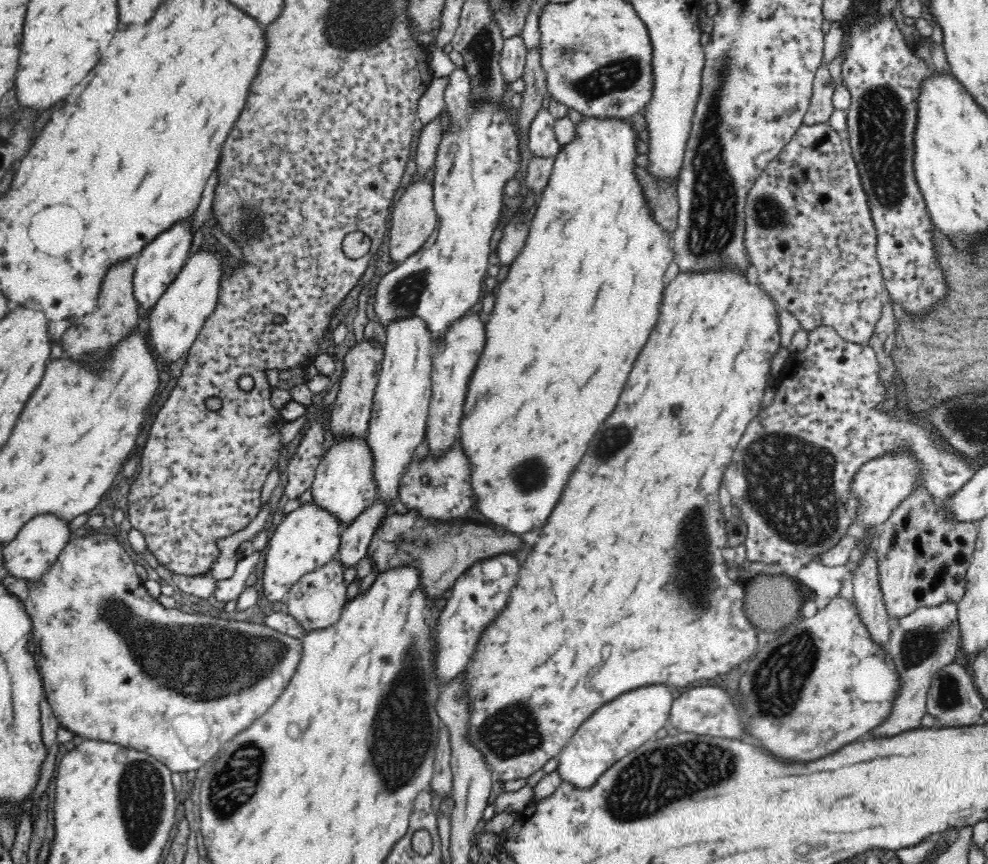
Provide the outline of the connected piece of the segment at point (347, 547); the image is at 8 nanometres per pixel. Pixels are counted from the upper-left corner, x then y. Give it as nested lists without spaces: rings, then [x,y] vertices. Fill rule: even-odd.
[[[376,500],[351,525],[342,529],[336,558],[344,569],[354,567],[366,556],[374,530],[380,526],[382,518],[387,516],[386,510],[386,501]]]

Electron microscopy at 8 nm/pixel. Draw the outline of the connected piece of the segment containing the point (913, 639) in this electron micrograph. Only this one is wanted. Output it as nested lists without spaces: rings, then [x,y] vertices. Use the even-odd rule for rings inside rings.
[[[944,600],[935,607],[920,607],[914,614],[892,623],[891,639],[887,650],[896,667],[900,688],[889,716],[866,738],[880,740],[892,738],[904,732],[921,728],[921,720],[926,714],[927,694],[934,675],[944,666],[954,663],[960,645],[960,627],[957,617],[957,603]]]

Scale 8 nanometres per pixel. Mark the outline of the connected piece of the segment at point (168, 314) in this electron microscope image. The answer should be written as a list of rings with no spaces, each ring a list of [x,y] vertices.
[[[200,250],[190,256],[176,279],[164,291],[162,298],[152,310],[143,315],[147,327],[148,346],[152,349],[154,359],[158,356],[166,365],[174,363],[194,344],[202,324],[212,315],[219,300],[217,297],[224,260],[226,258],[222,258],[220,252],[214,254],[210,250]]]

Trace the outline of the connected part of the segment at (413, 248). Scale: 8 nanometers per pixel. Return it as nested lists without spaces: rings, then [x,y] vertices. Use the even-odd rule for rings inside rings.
[[[421,180],[409,183],[409,187],[392,209],[390,240],[388,240],[392,261],[400,264],[419,252],[420,248],[423,248],[429,240],[437,222],[438,219],[433,205],[432,185]]]

